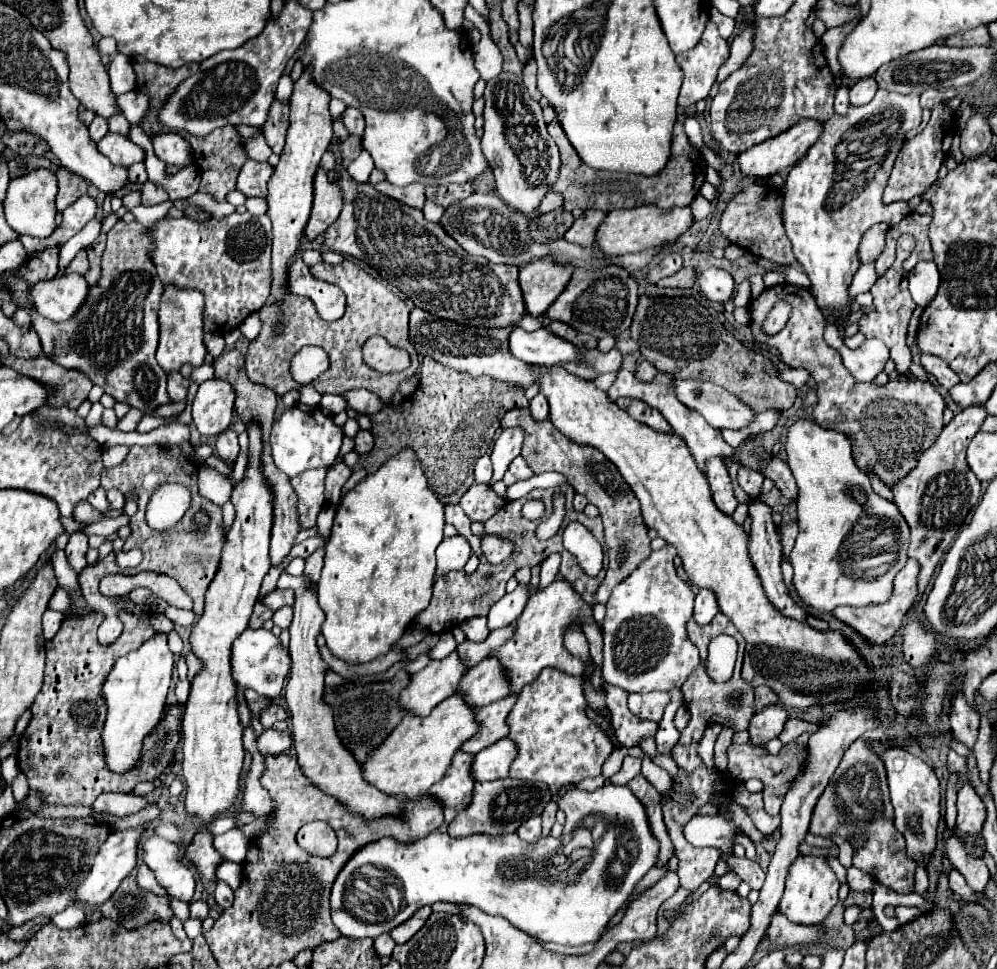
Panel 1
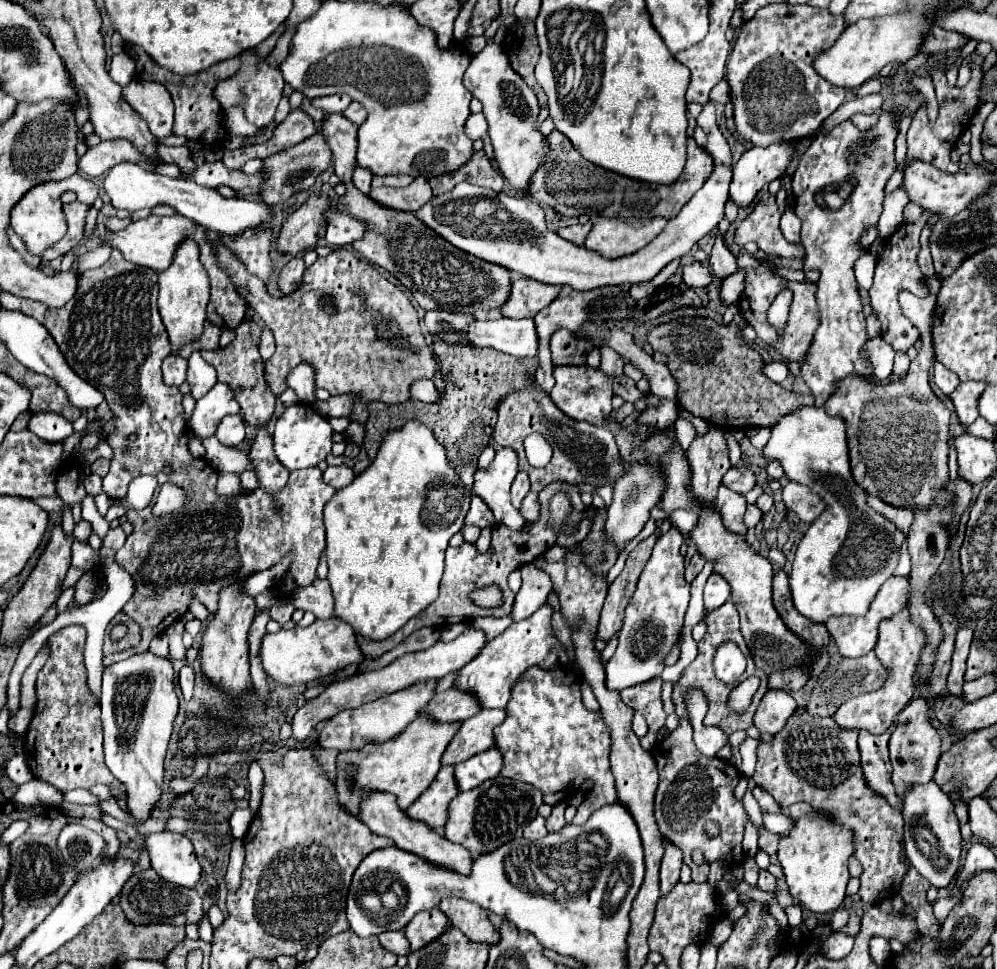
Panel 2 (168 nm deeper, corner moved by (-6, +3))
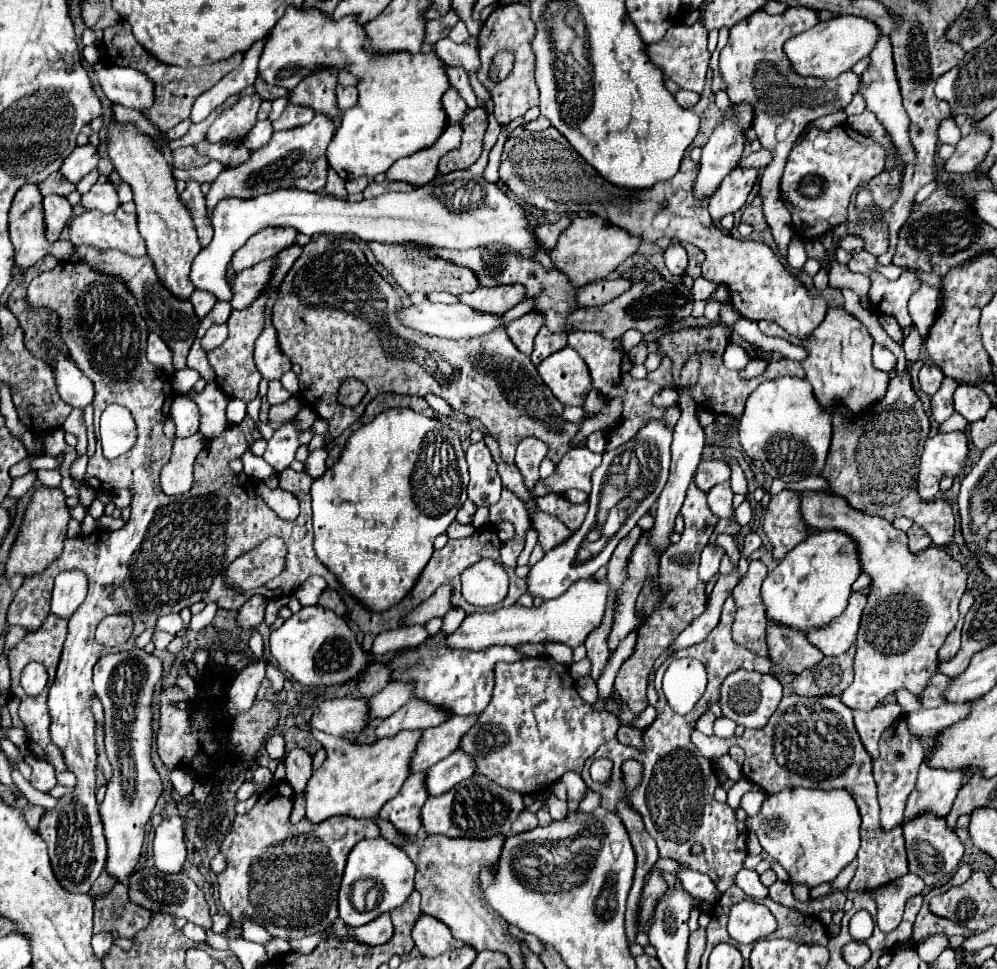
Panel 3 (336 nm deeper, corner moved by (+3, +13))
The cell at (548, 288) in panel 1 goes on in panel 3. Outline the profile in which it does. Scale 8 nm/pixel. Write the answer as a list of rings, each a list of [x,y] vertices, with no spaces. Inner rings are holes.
[[[503,285],[503,287],[479,287],[471,293],[457,295],[459,303],[469,305],[481,313],[505,313],[525,299],[523,285]]]

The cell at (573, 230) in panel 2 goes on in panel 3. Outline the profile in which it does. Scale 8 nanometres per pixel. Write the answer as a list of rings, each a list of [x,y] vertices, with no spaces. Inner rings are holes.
[[[561,217],[561,219],[555,221],[555,223],[543,223],[543,225],[537,225],[533,231],[535,231],[535,239],[541,241],[539,247],[541,247],[543,251],[553,249],[555,243],[557,243],[557,237],[569,227],[569,223],[571,223],[569,217]]]

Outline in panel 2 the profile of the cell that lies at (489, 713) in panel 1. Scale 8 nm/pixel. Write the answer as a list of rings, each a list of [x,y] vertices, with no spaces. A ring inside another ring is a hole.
[[[482,709],[472,719],[464,721],[452,743],[448,745],[442,765],[456,765],[474,757],[476,753],[488,751],[496,745],[494,727],[506,719],[506,709]]]

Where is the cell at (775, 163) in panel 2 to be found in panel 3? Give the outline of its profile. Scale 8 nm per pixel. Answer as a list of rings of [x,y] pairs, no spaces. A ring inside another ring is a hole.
[[[735,167],[715,189],[709,201],[709,215],[713,221],[723,219],[725,215],[735,213],[741,209],[753,189],[753,183],[757,179],[757,169],[739,169]]]

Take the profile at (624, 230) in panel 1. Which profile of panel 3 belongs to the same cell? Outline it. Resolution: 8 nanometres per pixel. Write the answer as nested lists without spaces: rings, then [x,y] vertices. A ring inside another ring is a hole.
[[[591,215],[591,217],[577,217],[571,225],[559,235],[557,245],[551,249],[549,257],[553,267],[563,273],[573,287],[583,287],[605,279],[613,273],[627,257],[631,257],[641,245],[641,237],[633,237],[627,231],[613,227],[605,219]]]

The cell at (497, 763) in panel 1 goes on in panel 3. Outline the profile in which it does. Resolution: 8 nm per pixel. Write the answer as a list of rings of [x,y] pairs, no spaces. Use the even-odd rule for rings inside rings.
[[[463,751],[451,753],[443,761],[433,765],[431,769],[427,769],[425,785],[427,785],[429,797],[447,793],[447,789],[453,789],[459,781],[471,777],[473,771],[475,771],[475,761],[467,753],[463,753]]]

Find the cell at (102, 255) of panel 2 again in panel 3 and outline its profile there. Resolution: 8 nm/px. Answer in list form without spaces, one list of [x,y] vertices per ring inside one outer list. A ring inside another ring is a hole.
[[[27,183],[17,191],[17,195],[13,199],[13,205],[11,205],[11,211],[9,211],[9,235],[11,235],[11,241],[13,241],[13,247],[15,247],[15,265],[21,271],[27,271],[31,265],[35,265],[45,255],[53,255],[58,261],[71,259],[74,245],[70,241],[49,243],[45,239],[41,199],[43,197],[41,197],[37,185]]]

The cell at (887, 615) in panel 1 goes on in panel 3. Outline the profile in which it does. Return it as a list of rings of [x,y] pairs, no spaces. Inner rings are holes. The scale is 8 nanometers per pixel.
[[[853,593],[849,597],[845,611],[835,621],[831,621],[829,625],[807,631],[807,641],[811,645],[815,645],[817,649],[821,649],[823,655],[829,655],[829,657],[845,653],[857,637],[861,611],[863,611],[865,603],[867,603],[865,595]]]

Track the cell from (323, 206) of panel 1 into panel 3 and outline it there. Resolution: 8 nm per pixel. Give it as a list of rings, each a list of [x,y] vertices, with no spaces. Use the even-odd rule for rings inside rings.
[[[269,227],[269,229],[263,229],[259,233],[255,233],[231,259],[231,269],[235,273],[243,271],[243,269],[249,269],[265,259],[271,259],[275,257],[281,249],[287,249],[287,245],[293,245],[295,243],[295,235],[297,231],[295,229],[275,229],[275,227]]]

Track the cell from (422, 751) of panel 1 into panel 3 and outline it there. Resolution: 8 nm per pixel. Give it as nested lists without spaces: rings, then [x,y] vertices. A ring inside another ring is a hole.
[[[311,729],[311,733],[327,751],[323,765],[311,773],[305,787],[305,819],[311,823],[321,823],[333,815],[377,817],[379,809],[399,793],[407,779],[409,759],[421,737],[421,733],[403,731],[371,745],[357,745],[317,729]]]

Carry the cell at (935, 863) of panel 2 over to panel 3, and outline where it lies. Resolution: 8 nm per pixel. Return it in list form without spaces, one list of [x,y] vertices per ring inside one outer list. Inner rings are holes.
[[[931,815],[915,817],[907,825],[903,825],[903,837],[905,837],[905,843],[907,843],[909,871],[919,875],[925,881],[927,889],[933,889],[933,887],[947,883],[949,877],[957,871],[957,865],[963,857],[963,843],[955,835],[955,831],[951,831],[945,825],[945,819],[937,819],[937,817],[931,817]]]

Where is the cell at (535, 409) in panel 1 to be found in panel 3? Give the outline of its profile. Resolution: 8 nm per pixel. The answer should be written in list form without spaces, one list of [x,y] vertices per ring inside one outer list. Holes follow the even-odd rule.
[[[527,313],[527,315],[511,321],[505,329],[507,329],[507,335],[511,337],[511,343],[523,355],[529,357],[533,351],[533,339],[535,339],[541,325],[543,325],[543,317],[539,317],[537,313]]]

